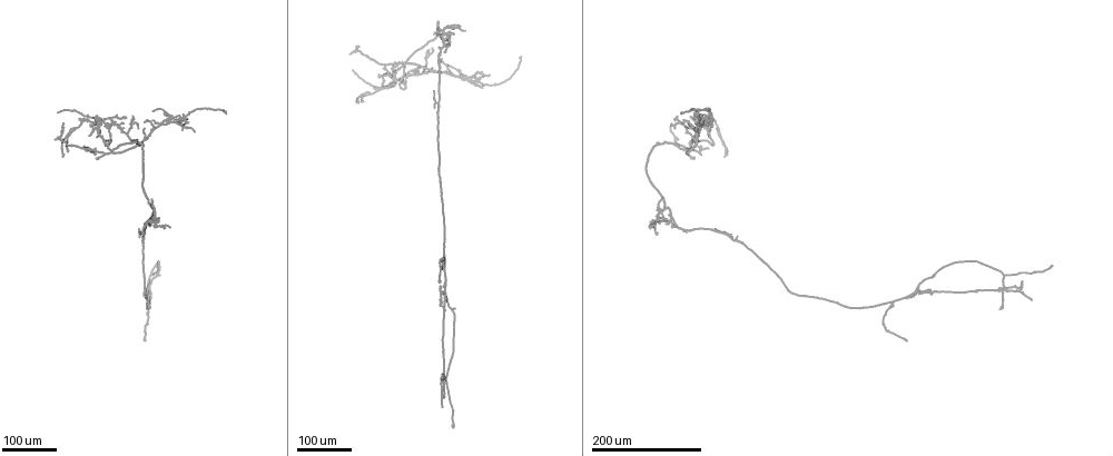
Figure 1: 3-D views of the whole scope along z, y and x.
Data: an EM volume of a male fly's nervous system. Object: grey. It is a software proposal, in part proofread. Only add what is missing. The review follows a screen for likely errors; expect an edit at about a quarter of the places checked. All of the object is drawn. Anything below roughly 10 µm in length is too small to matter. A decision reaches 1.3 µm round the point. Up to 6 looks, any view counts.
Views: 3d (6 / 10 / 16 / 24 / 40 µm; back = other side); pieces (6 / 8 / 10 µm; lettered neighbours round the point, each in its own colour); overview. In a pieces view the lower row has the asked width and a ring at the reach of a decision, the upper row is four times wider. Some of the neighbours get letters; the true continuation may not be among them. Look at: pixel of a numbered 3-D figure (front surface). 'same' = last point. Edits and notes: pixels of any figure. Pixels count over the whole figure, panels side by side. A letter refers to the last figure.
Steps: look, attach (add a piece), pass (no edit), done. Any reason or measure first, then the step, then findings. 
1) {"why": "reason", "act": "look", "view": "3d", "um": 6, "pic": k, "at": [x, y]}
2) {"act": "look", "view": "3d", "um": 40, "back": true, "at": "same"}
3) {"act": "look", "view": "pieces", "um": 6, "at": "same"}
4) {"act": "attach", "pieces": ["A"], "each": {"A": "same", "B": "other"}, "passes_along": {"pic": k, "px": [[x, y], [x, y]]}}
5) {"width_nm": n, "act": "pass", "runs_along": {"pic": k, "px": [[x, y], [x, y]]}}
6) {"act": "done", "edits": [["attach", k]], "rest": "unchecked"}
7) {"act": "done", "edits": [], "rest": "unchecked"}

{"why": "branch stops here", "act": "look", "view": "3d", "um": 40, "pic": 1, "at": [713, 120]}

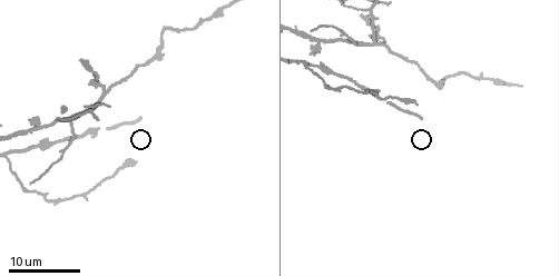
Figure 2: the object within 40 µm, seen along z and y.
{"why": "see the neighbours", "act": "look", "view": "pieces", "um": 6, "pic": 2, "at": [142, 119]}

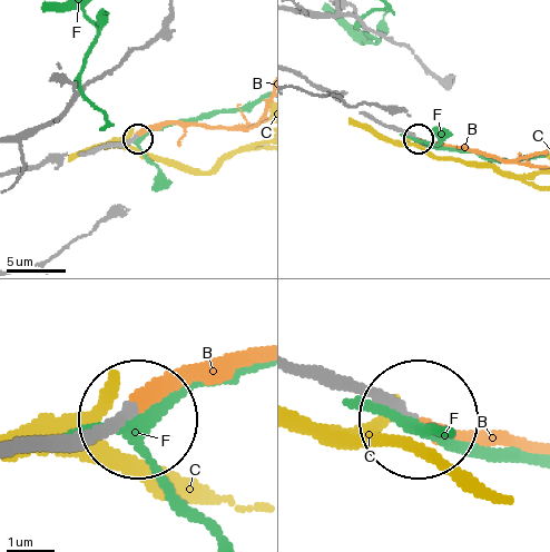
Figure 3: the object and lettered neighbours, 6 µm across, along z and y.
{"act": "attach", "pieces": ["B"], "each": {"B": "same", "C": "other", "F": "other"}, "passes_along": {"pic": 3, "px": [[305, 368], [365, 384], [416, 429], [532, 452]]}, "found": "the cell continues"}

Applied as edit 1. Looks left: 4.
{"why": "free end", "act": "look", "view": "3d", "um": 24, "pic": 1, "at": [430, 67]}

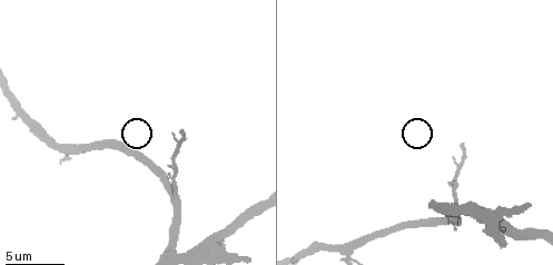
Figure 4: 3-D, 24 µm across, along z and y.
{"why": "what lies round it", "act": "look", "view": "pieces", "um": 10, "pic": 4, "at": [183, 129]}

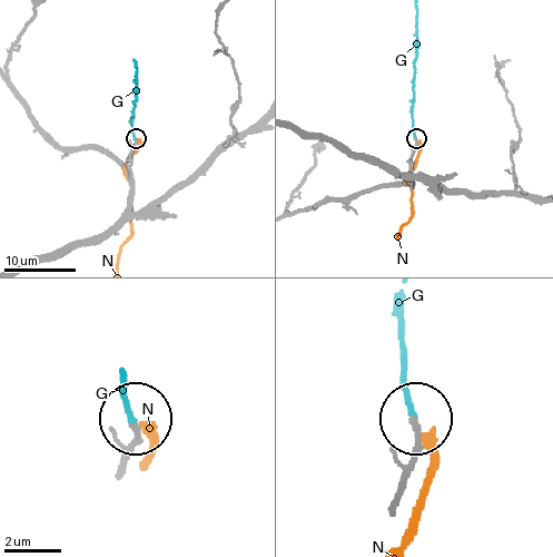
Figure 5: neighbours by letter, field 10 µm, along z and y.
{"act": "attach", "pieces": ["G"], "each": {"G": "same", "N": "other"}, "passes_along": {"pic": 5, "px": [[121, 471], [138, 432], [124, 380]]}, "found": "it goes on there"}

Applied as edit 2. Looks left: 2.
{"act": "done", "edits": [["attach", 3], ["attach", 5]], "rest": "unchecked"}

